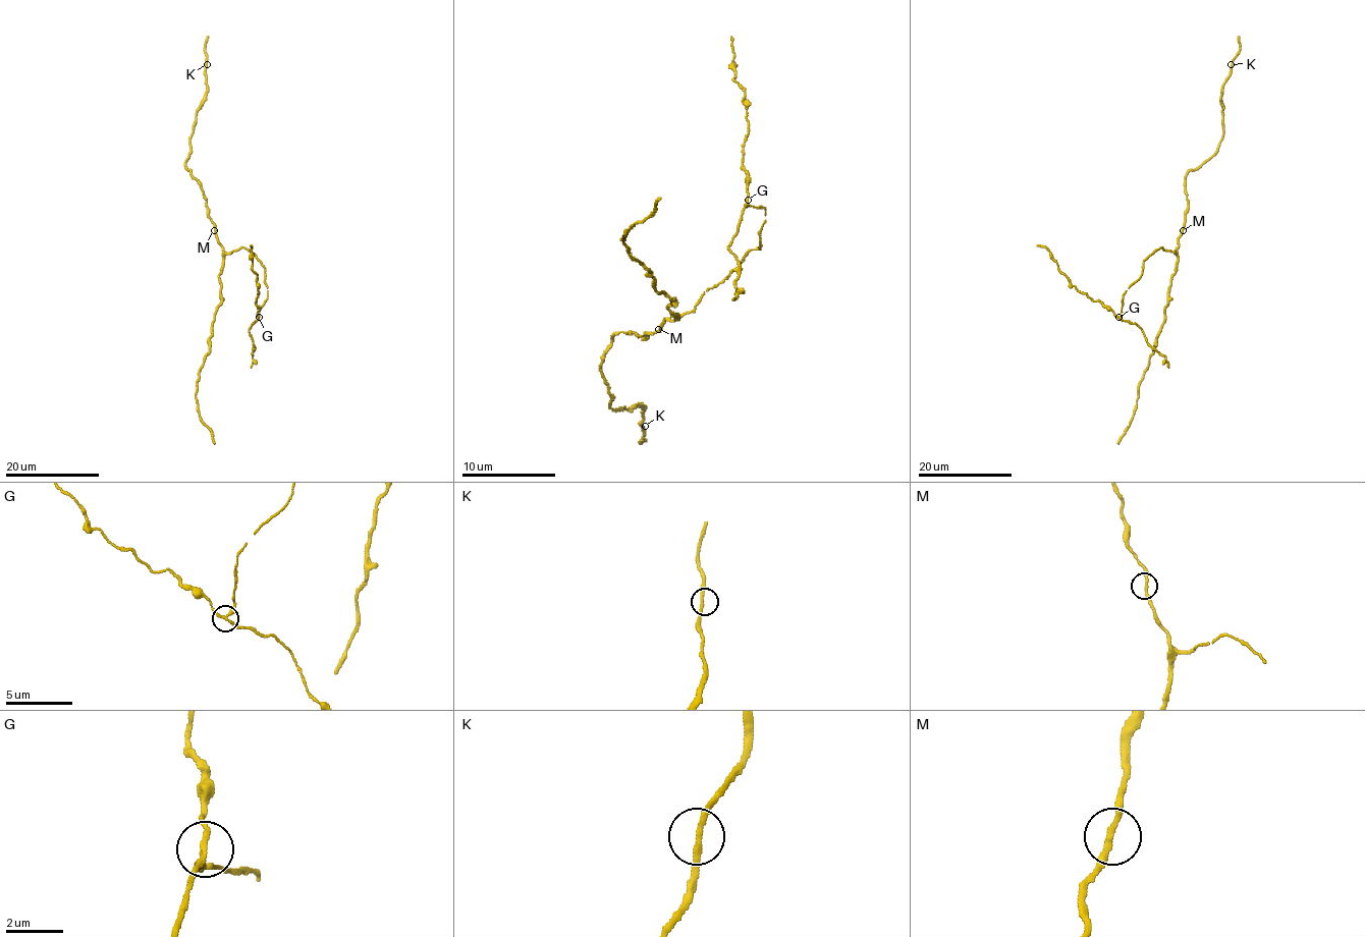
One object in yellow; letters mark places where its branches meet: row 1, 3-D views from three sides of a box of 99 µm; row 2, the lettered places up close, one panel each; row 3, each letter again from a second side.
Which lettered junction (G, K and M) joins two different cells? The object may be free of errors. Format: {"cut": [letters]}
{"cut": ["G"]}

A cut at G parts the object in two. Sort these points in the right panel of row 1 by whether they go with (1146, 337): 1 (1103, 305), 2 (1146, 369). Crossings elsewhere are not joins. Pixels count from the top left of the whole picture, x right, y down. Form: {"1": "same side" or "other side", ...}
{"1": "same side", "2": "other side"}

